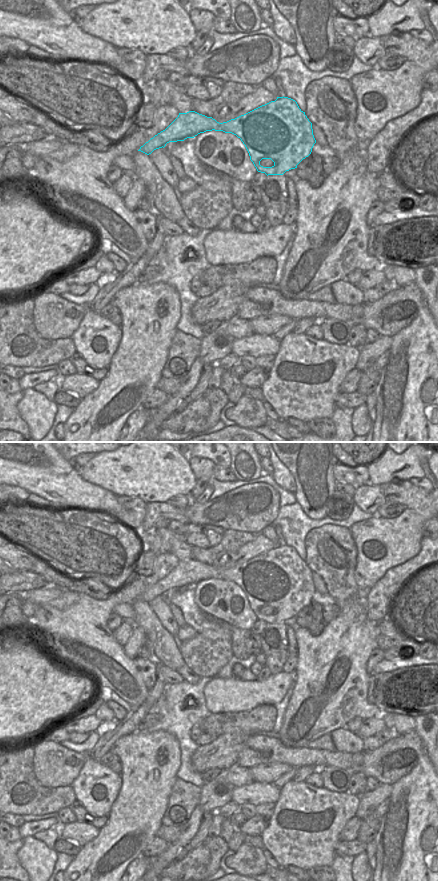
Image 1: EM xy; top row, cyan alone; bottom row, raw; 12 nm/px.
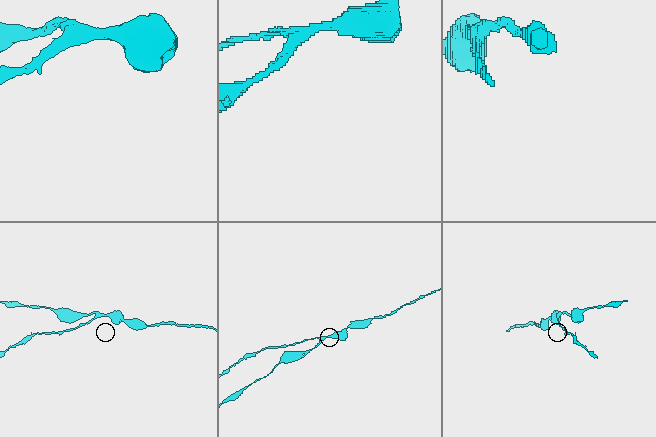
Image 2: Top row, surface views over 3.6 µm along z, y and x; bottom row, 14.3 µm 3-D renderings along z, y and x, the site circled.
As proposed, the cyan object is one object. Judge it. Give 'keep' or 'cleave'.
keep

